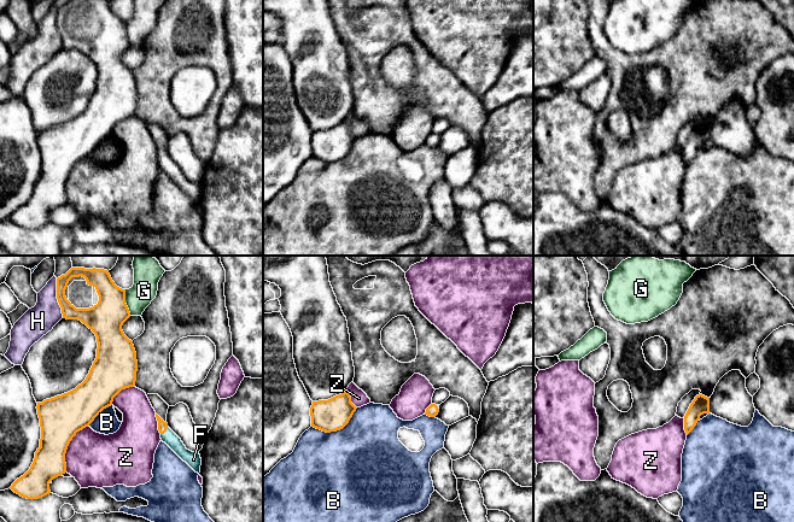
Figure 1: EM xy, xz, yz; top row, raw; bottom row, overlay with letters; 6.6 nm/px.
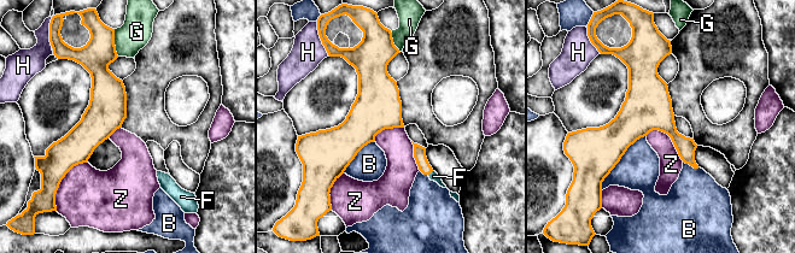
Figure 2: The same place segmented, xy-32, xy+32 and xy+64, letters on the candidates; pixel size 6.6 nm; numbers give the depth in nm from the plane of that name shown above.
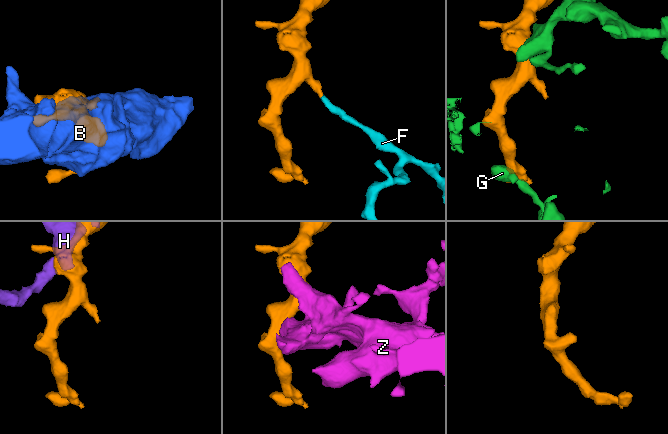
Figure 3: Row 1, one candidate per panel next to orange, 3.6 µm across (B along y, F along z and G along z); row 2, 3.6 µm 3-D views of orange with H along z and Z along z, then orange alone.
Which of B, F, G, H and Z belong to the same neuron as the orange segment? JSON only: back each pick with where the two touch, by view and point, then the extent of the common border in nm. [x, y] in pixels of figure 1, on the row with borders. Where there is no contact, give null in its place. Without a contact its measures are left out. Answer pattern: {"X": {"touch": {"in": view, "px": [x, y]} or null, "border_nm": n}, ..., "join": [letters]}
{"F": {"touch": {"in": "xy", "px": [164, 432]}, "border_nm": 80}, "join": ["F"]}

